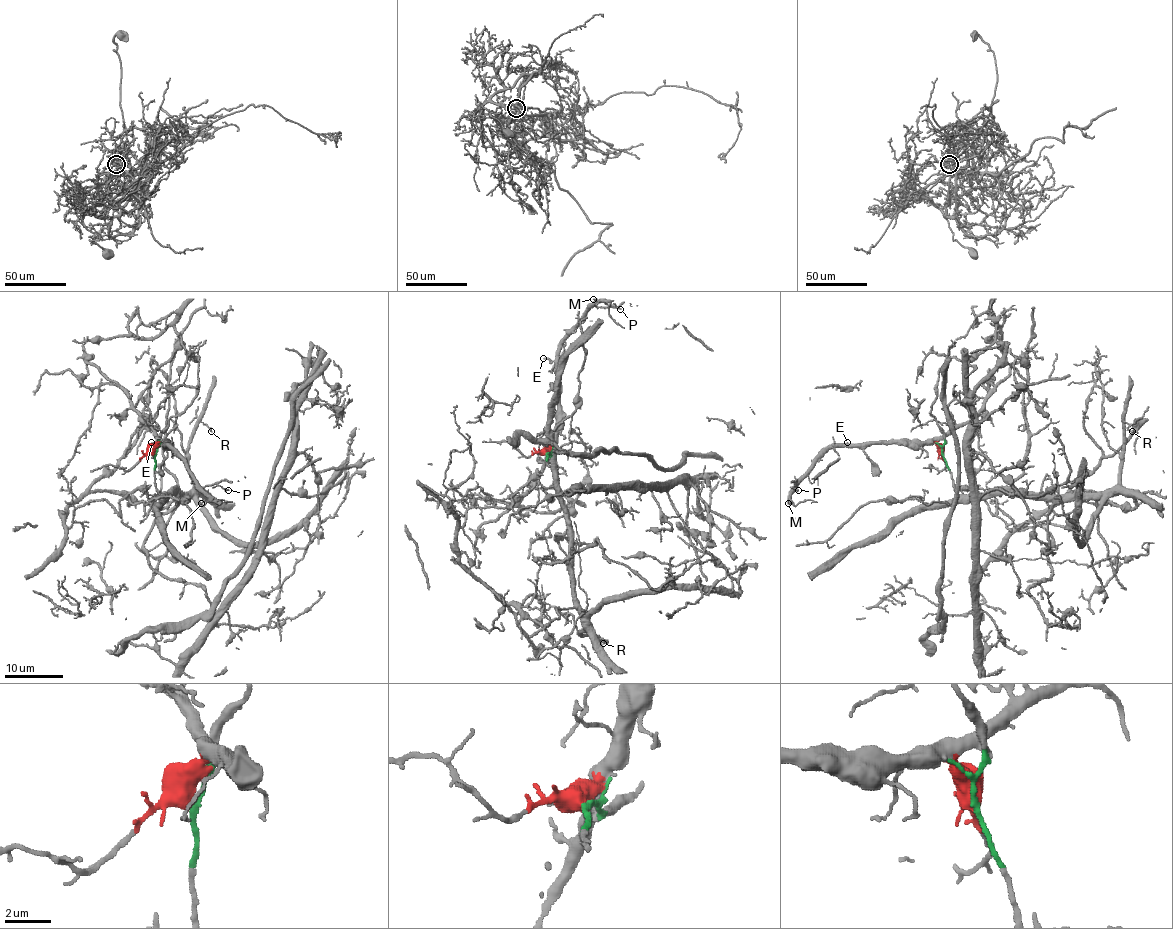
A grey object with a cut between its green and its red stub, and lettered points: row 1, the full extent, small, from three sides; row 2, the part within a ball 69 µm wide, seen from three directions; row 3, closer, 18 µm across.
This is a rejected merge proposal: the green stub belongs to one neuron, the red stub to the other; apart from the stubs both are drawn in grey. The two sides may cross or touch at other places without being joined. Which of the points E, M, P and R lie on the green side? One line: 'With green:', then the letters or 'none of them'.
With green: R

